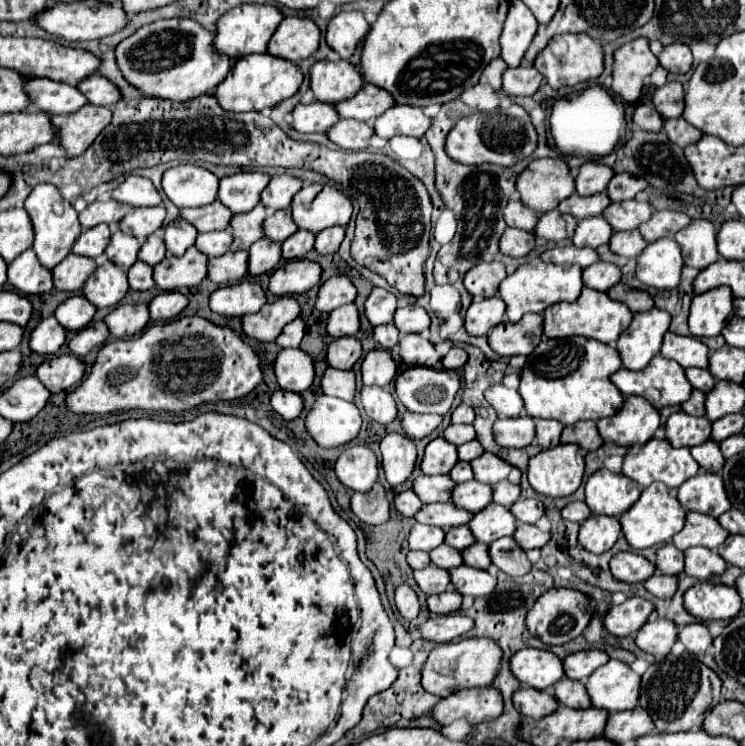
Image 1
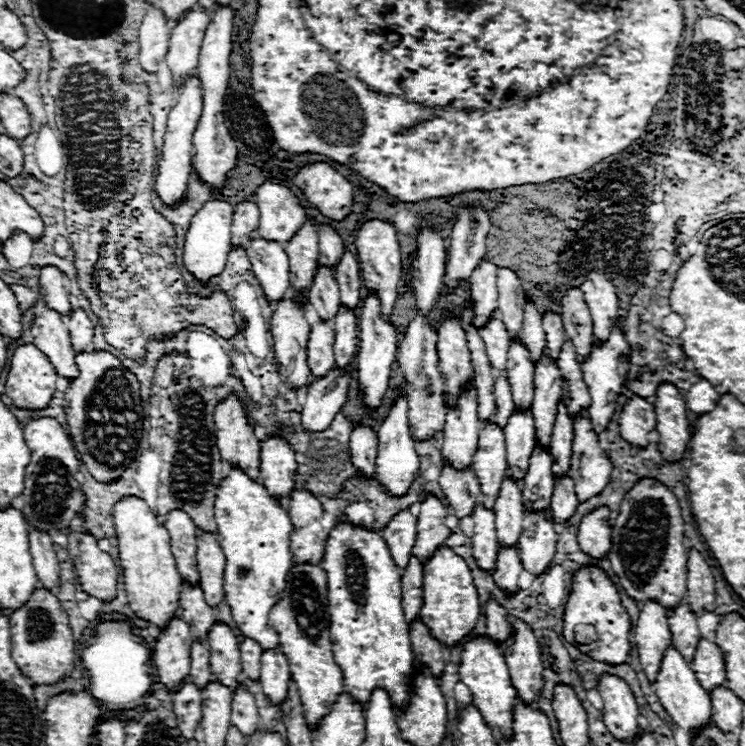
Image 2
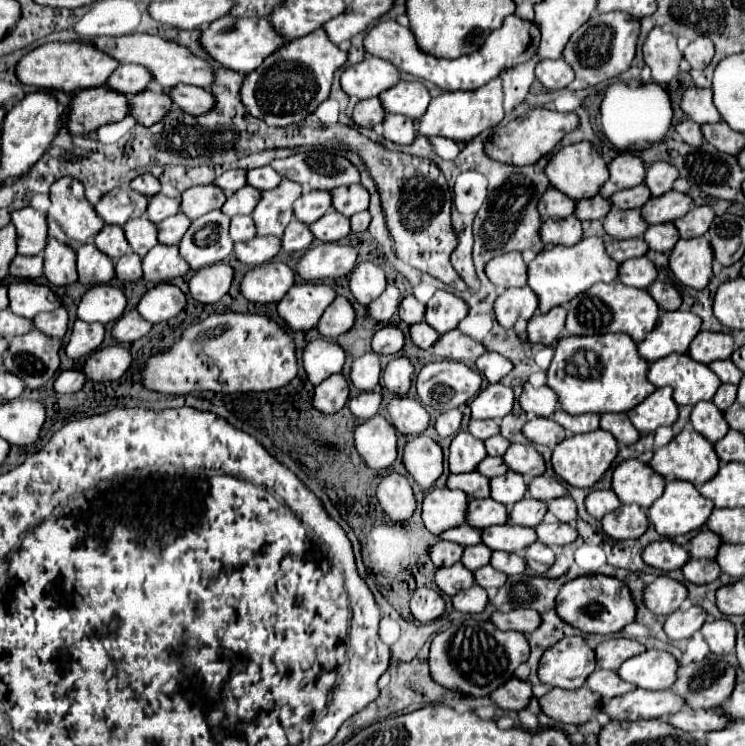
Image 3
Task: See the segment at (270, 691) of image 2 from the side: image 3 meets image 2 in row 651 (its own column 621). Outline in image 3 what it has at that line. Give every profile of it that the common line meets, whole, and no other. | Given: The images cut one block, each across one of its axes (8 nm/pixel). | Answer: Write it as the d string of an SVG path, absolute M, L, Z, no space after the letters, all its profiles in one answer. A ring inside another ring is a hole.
M642 256L642 258L630 258L630 260L622 262L618 278L626 286L648 288L658 278L658 270L656 270L654 262L650 258L646 258L646 256Z

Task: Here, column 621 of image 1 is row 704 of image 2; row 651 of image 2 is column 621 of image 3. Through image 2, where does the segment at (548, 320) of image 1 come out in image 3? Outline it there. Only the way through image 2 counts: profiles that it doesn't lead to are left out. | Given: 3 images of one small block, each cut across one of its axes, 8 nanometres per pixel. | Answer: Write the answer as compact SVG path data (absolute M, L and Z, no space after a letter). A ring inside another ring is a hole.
M620 280L610 284L598 282L590 290L582 292L580 296L572 298L568 304L568 318L566 318L566 332L568 334L606 334L606 332L626 332L636 342L642 342L646 334L652 332L654 324L658 322L660 308L652 300L646 290L630 288Z

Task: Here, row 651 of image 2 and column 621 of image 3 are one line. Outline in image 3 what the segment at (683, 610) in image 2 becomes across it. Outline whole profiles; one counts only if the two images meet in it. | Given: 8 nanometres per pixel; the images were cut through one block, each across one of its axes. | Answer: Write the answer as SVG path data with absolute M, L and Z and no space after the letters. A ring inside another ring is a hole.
M594 670L588 680L586 680L588 688L592 692L596 692L604 702L612 700L614 696L622 696L630 690L634 690L634 684L626 684L616 672L610 670Z

